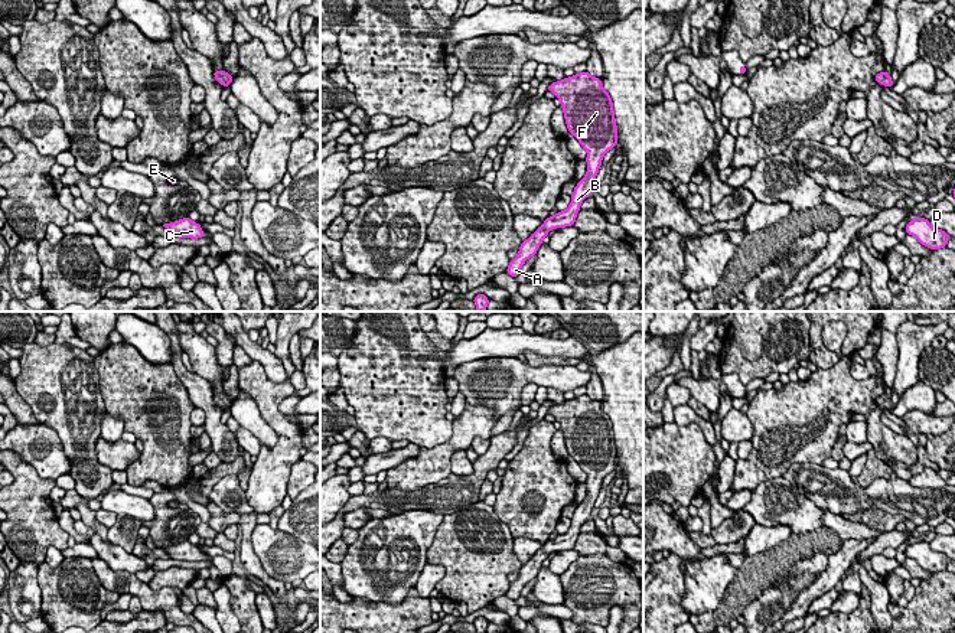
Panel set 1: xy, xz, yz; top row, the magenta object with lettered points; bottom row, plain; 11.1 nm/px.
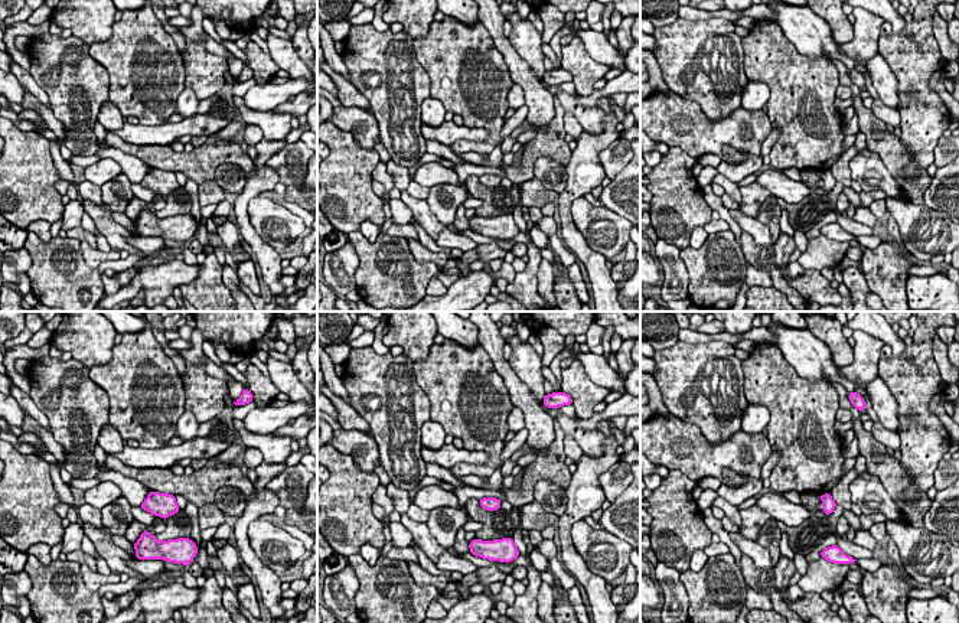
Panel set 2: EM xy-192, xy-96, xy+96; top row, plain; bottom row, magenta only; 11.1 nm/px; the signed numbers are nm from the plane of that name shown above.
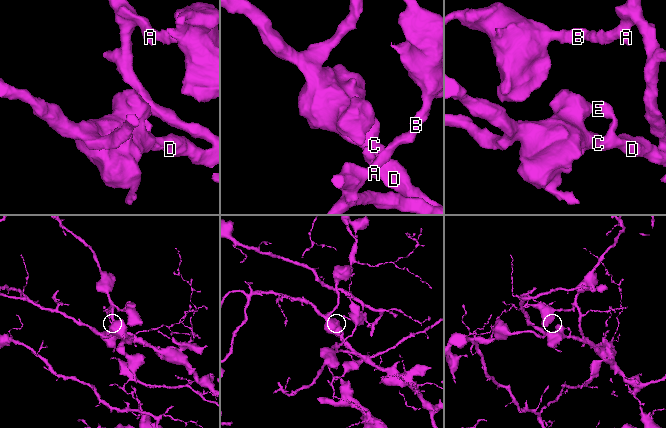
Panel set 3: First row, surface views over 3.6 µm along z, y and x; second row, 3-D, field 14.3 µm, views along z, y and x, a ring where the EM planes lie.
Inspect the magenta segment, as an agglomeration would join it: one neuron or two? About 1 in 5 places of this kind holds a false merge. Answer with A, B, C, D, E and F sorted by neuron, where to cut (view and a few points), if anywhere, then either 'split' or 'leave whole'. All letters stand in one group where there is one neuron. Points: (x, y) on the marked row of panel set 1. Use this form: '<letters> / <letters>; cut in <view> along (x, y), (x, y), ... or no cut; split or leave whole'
A B C D E F; no cut; leave whole

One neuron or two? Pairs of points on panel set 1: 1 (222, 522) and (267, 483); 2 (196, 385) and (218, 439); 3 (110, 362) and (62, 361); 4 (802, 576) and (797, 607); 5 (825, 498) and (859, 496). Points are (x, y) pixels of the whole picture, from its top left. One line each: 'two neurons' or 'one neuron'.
1: two neurons
2: one neuron
3: two neurons
4: two neurons
5: one neuron

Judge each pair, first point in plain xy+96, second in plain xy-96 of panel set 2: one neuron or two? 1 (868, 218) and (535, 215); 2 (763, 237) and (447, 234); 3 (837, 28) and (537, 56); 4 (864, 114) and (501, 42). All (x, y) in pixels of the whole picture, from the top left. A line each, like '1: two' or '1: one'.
1: two
2: one
3: one
4: one

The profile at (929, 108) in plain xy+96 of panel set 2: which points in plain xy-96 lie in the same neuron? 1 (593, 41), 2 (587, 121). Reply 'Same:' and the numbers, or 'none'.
Same: none

